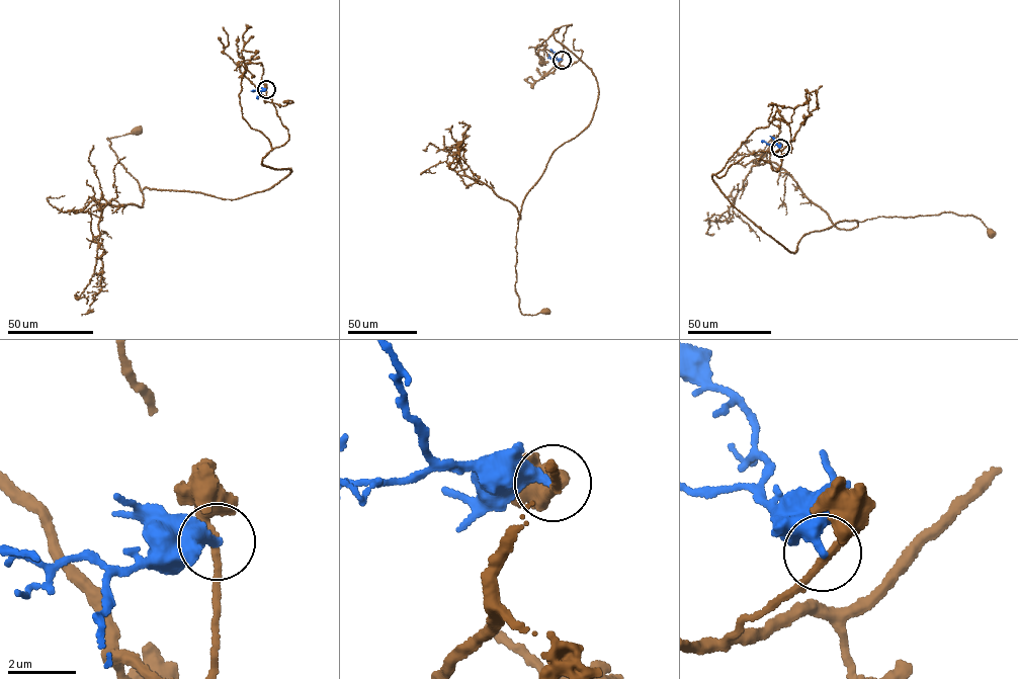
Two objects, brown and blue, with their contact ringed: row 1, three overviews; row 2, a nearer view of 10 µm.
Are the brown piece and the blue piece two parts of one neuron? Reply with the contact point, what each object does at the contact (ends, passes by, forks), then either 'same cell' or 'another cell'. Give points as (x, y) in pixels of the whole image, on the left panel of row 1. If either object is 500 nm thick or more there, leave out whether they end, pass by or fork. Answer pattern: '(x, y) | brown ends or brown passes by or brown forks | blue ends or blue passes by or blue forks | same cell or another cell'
(266, 89) | brown passes by | blue ends | another cell

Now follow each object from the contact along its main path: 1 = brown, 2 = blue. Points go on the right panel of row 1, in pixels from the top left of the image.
1: (780, 148), (744, 156), (712, 178), (788, 251), (806, 234), (840, 222), (882, 217), (971, 215), (992, 234)
2: (780, 148), (761, 140)

